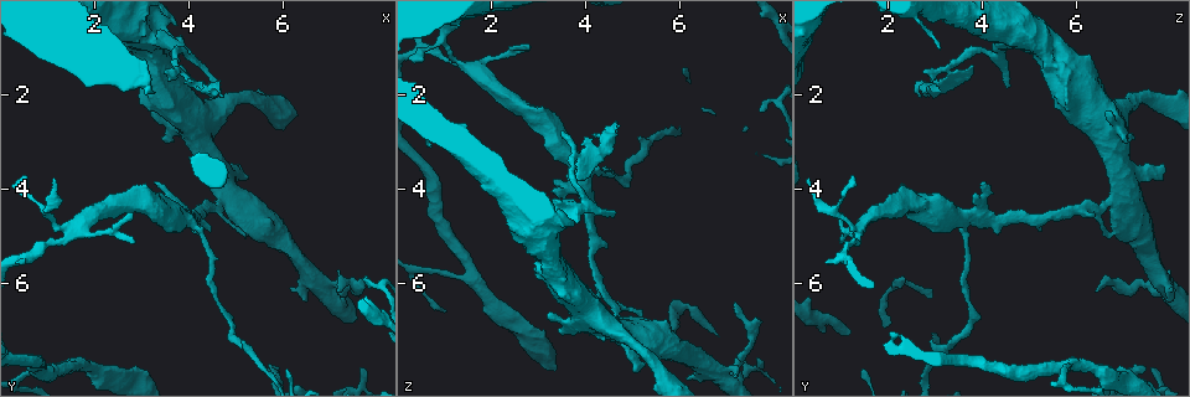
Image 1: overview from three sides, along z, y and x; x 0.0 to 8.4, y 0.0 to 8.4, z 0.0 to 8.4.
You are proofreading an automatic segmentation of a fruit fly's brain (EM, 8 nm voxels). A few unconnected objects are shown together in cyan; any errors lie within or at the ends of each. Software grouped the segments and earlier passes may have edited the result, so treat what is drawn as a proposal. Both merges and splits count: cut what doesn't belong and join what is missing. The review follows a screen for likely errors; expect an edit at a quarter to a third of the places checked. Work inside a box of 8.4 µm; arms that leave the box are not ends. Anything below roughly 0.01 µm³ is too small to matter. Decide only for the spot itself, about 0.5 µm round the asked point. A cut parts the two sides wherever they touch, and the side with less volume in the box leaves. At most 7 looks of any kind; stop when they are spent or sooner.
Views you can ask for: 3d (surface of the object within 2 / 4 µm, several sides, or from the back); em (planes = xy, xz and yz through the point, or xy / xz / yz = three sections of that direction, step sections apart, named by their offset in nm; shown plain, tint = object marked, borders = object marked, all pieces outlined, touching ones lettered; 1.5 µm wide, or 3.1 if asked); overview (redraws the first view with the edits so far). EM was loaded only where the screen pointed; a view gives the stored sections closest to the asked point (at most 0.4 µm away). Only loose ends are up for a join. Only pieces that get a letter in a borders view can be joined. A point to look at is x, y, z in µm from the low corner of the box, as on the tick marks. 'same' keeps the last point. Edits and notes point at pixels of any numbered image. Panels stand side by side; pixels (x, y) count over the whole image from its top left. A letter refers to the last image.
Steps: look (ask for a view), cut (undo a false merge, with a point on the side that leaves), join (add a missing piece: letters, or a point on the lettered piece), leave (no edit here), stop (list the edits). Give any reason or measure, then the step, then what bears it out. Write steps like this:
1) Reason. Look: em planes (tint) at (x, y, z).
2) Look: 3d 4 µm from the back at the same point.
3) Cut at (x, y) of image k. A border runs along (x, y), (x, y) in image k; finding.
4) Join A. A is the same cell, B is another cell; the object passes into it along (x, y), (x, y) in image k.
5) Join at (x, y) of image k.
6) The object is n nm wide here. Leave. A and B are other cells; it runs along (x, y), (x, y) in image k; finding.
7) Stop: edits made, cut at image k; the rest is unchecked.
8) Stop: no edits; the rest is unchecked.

Branch point. Look: em yz step 8 (tint) at (6.80, 6.05, 7.95).

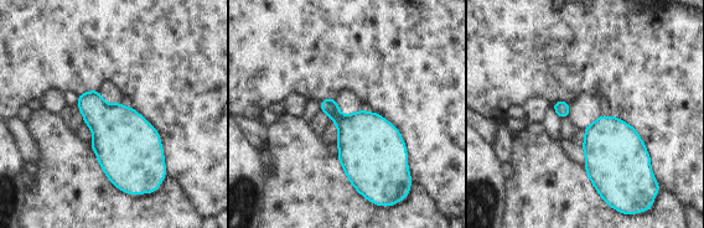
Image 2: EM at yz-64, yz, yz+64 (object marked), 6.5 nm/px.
Cut it another way. Look: em planes (borders) at the same point.

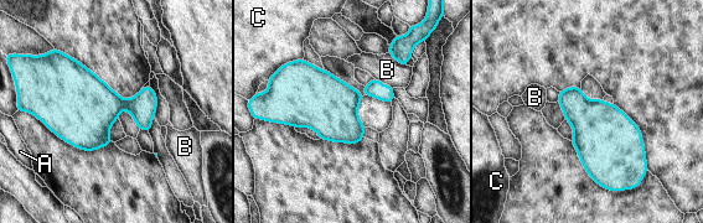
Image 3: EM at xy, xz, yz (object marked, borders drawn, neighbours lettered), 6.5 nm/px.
Leave. A, B and C are other cells; all the same neuron.

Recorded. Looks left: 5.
A fork. Look: em yz step 4 (tint) at (1.65, 7.70, 5.85).

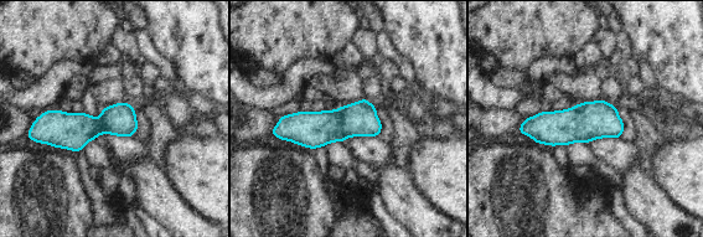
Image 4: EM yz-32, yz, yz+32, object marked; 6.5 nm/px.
Look: em planes (tint) at the same point.

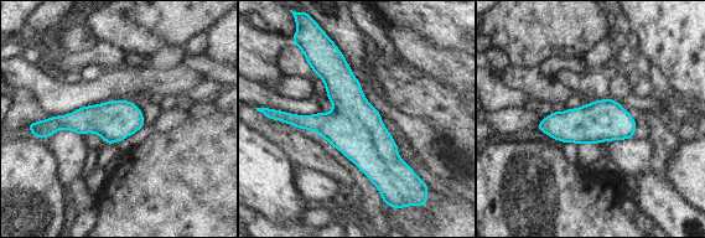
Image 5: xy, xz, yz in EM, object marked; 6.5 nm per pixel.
Look: em planes (borders) at the same point.

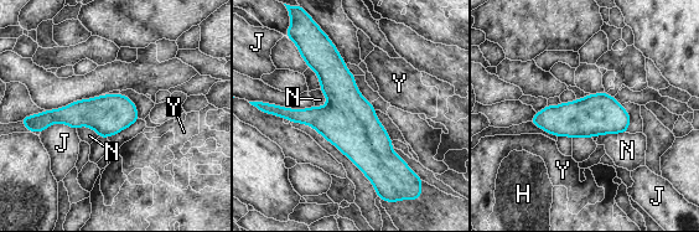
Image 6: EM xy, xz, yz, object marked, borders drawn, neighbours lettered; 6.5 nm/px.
The object is 260 nm wide here. Leave. H, J, N and Y are other cells; continuous, no second neuron.

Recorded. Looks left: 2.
Four or more arms meet. Look: em xy step 8 (tint) at (1.60, 4.90, 1.35).

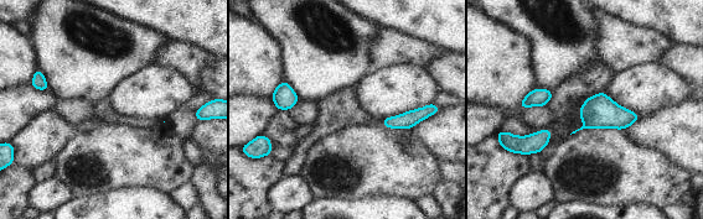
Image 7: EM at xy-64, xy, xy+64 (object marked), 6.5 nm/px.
Look: em planes (borders) at the same point.

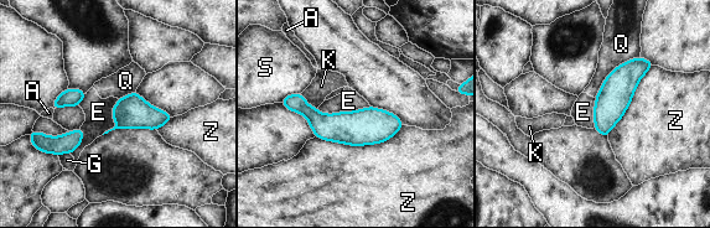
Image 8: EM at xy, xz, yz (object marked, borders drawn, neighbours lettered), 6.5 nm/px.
The longest contact is with Z, 550 nm. Leave. A, E, G, K, Q, S and Z are other cells; it runs along (286, 102), (321, 124), (398, 124) in image 8; one neuron here.

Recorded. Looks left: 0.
Stop: no edits; the rest is unchecked.

